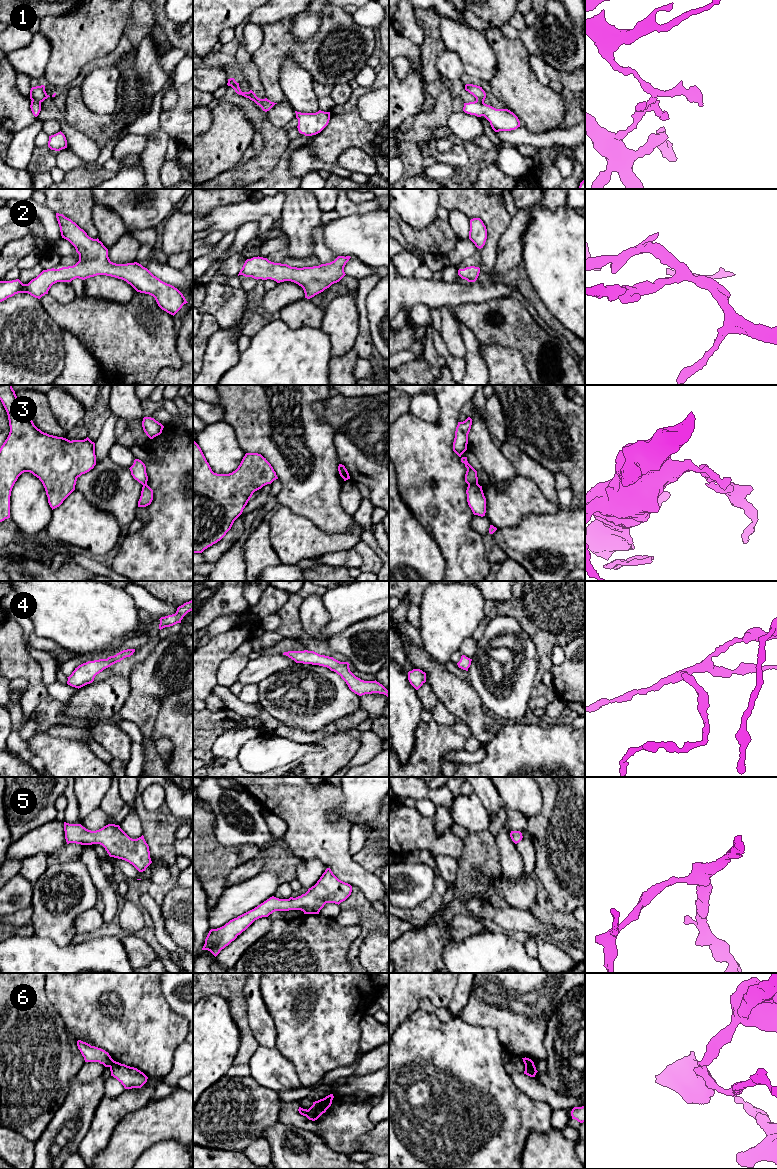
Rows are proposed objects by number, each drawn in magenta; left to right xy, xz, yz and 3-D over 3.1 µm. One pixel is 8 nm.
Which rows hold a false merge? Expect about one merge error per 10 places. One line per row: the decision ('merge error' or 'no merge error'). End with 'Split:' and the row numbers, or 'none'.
1: merge error
2: no merge error
3: merge error
4: no merge error
5: no merge error
6: merge error
Split: 1, 3, 6

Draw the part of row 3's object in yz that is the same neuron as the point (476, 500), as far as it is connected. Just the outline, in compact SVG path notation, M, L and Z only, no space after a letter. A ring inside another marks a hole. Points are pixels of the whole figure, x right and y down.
M478 483L468 485L467 502L474 515L485 516L486 513L486 498L484 496L482 486Z

